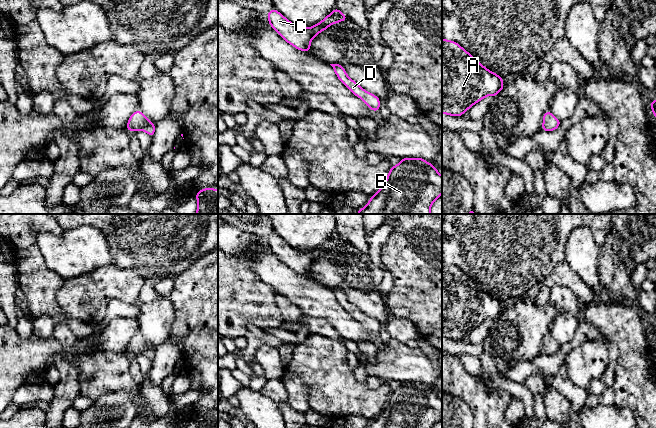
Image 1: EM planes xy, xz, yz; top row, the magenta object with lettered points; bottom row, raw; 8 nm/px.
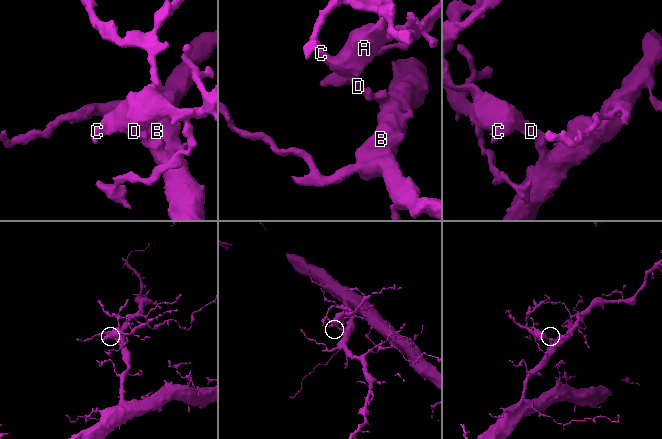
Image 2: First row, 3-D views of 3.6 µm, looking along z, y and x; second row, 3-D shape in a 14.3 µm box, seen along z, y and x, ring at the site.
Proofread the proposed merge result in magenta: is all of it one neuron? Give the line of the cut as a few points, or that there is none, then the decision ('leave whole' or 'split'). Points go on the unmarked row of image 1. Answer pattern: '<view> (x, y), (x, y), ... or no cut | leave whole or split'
no cut | leave whole

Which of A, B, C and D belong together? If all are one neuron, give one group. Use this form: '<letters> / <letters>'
A B C D

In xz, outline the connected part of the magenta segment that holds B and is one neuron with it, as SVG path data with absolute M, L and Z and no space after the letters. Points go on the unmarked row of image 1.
M402 382L367 428L433 428L441 418L442 400L433 387Z

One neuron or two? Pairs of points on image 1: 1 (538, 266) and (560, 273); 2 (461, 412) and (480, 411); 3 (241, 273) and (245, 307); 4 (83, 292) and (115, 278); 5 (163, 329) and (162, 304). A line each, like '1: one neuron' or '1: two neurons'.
1: two neurons
2: two neurons
3: one neuron
4: one neuron
5: one neuron

